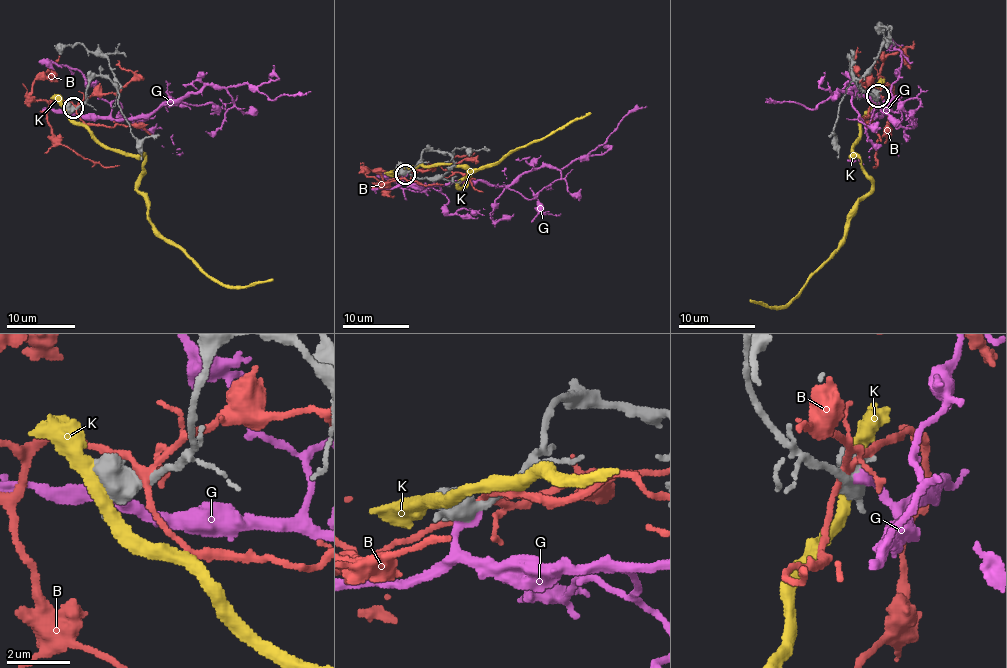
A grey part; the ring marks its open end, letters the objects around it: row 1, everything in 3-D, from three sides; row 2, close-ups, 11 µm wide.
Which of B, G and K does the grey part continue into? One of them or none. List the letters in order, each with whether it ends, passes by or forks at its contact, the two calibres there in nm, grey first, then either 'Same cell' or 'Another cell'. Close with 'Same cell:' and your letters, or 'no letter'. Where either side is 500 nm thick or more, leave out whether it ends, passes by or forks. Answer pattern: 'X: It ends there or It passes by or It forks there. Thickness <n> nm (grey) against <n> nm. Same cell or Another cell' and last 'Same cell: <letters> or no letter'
B: It forks there. Thickness 440 nm (grey) against 190 nm. Another cell
G: It ends there. Thickness 480 nm (grey) against 360 nm. Same cell
K: Thickness 650 nm (grey) against 400 nm. Another cell
Same cell: G

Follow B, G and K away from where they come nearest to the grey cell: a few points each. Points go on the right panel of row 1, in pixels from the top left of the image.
B: (875, 95), (885, 86), (894, 88), (887, 131), (875, 145), (877, 164), (873, 167)
G: (877, 95), (886, 105), (873, 118), (876, 105), (853, 88), (850, 94), (839, 90), (810, 109), (766, 98)
K: (874, 94), (874, 104), (851, 149), (872, 189), (856, 205), (842, 242), (785, 305), (771, 309), (750, 301)

